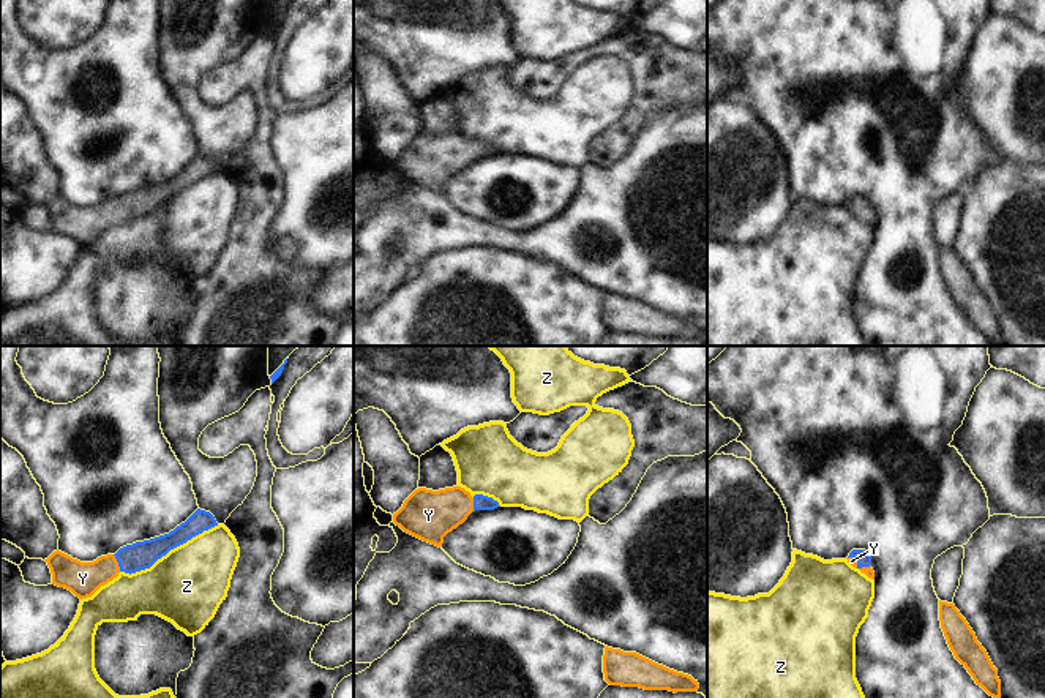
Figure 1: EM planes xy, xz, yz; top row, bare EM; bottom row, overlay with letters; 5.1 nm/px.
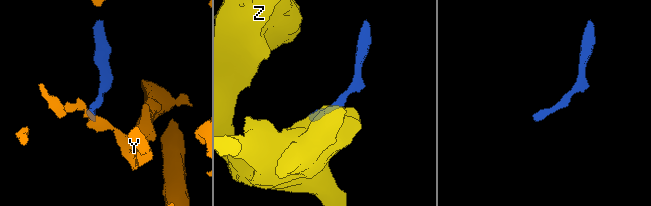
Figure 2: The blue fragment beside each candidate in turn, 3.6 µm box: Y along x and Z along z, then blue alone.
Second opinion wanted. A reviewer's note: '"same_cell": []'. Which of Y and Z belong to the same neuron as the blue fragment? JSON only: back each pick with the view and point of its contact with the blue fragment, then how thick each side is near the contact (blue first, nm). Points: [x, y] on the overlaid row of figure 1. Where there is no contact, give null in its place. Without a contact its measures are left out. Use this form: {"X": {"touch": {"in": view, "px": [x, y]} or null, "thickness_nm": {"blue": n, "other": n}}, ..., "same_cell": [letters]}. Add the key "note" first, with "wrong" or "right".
{"note": "wrong", "Y": {"touch": {"in": "xy", "px": [117, 561]}, "thickness_nm": {"blue": 140, "other": 180}}, "same_cell": ["Y"]}

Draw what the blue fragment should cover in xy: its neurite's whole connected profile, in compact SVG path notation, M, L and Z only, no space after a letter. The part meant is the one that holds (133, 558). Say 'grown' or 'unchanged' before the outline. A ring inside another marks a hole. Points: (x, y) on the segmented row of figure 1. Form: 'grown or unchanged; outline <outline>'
grown; outline M197 508L169 534L126 545L115 554L101 556L93 562L81 562L58 550L44 561L51 569L52 584L71 591L82 600L92 597L101 586L117 578L120 572L131 575L150 569L170 550L215 526L218 526L215 516Z

